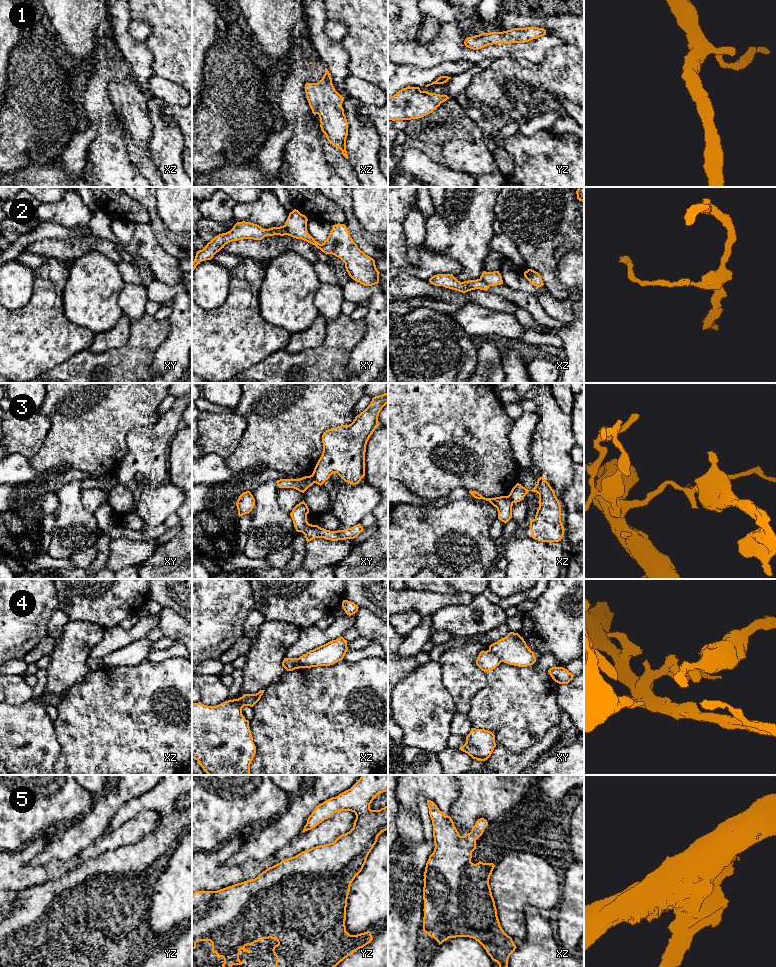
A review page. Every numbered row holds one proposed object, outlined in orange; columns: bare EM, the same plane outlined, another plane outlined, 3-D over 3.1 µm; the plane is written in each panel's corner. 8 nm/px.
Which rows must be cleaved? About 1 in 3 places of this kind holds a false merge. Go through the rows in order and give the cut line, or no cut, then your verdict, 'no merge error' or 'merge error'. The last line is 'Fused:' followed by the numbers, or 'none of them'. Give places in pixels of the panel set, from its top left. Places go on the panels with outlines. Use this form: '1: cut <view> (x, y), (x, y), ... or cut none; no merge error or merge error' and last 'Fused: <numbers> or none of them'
1: cut none; no merge error
2: cut xz (480, 278), (490, 285); merge error
3: cut xy (311, 475), (315, 482); merge error
4: cut xy (489, 649), (501, 661); merge error
5: cut none; no merge error
Fused: 2, 3, 4

